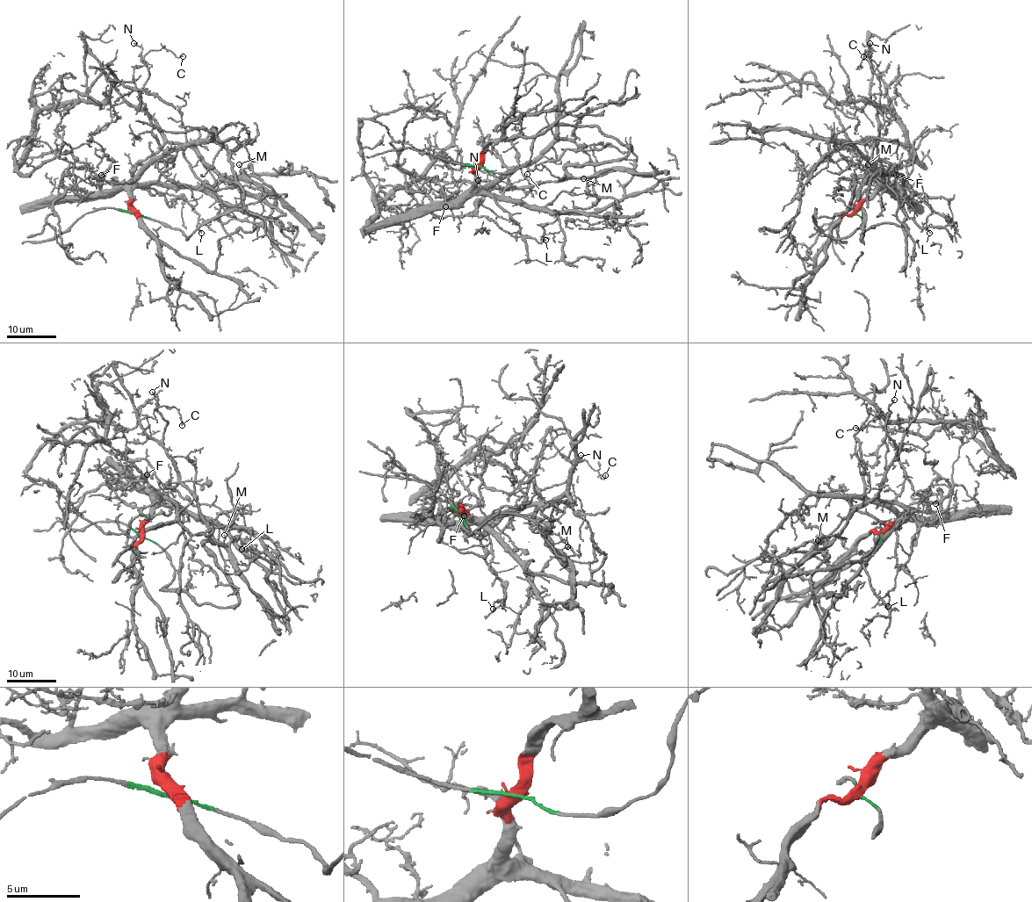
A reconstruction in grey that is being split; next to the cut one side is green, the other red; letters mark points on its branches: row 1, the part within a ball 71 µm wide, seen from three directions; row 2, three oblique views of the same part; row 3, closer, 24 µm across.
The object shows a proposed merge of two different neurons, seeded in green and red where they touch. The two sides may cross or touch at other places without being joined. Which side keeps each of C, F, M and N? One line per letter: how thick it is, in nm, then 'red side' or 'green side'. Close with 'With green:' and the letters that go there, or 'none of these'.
C: 110 nm thick; green side
F: 110 nm thick; red side
M: 110 nm thick; green side
N: 150 nm thick; green side
With green: C, M, N

